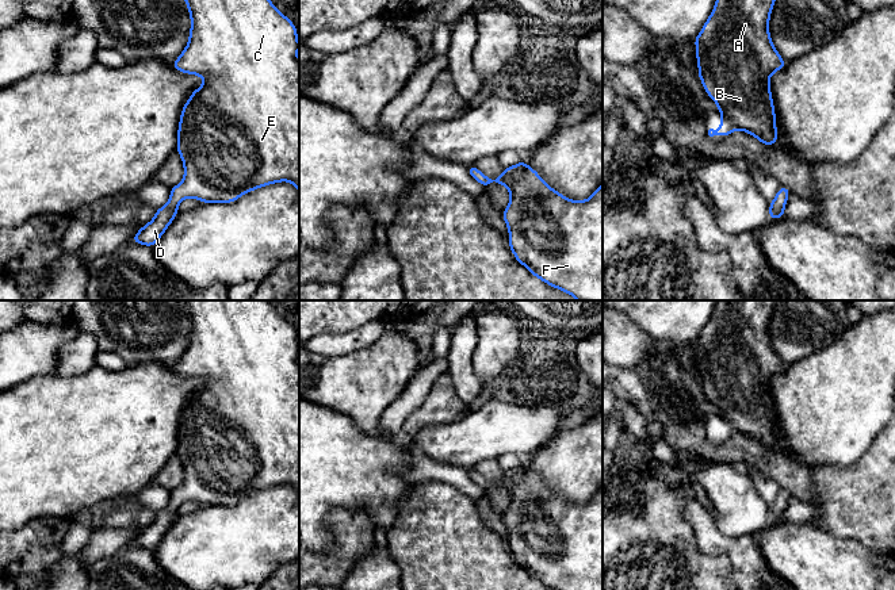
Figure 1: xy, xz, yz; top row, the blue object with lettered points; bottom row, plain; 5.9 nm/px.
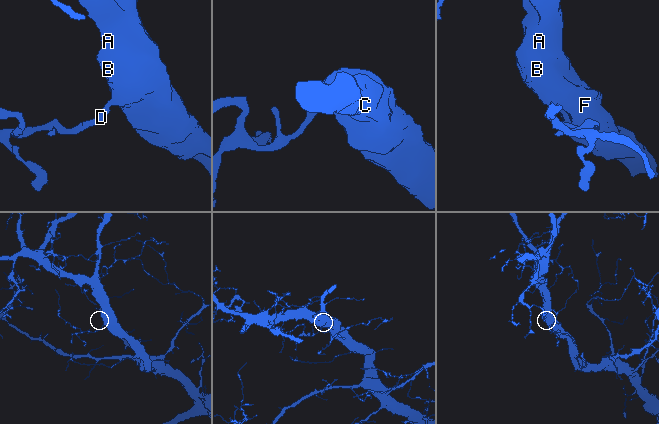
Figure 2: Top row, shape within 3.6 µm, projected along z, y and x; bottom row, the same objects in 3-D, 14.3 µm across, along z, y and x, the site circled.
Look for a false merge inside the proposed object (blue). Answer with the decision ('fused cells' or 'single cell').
single cell

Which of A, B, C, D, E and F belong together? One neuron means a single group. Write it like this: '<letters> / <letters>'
A B C D E F

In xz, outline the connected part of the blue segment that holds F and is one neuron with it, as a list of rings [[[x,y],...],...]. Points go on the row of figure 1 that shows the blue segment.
[[[524,160],[506,166],[497,179],[486,177],[473,165],[467,169],[485,188],[496,183],[509,189],[510,202],[501,215],[509,230],[509,248],[520,264],[542,281],[570,294],[577,300],[603,300],[603,183],[588,200],[570,200],[552,189]]]

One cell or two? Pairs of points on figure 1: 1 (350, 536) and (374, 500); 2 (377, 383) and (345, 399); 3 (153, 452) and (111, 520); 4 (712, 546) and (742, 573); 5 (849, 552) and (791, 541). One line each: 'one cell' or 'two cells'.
1: two cells
2: one cell
3: two cells
4: one cell
5: one cell

